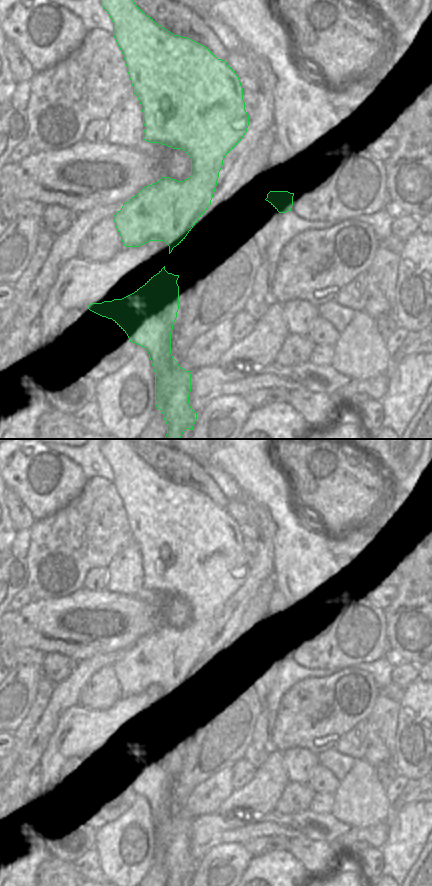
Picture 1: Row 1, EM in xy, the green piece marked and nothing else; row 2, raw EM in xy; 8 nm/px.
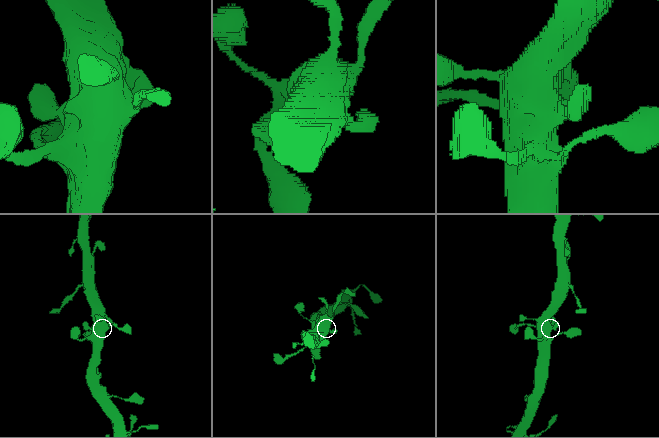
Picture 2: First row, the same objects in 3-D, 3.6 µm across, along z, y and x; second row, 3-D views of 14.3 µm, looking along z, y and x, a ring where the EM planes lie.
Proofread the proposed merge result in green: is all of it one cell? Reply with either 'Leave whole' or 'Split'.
Leave whole

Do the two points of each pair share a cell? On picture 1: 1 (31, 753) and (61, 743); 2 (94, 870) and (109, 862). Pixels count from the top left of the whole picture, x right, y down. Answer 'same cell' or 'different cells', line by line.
1: different cells
2: different cells

